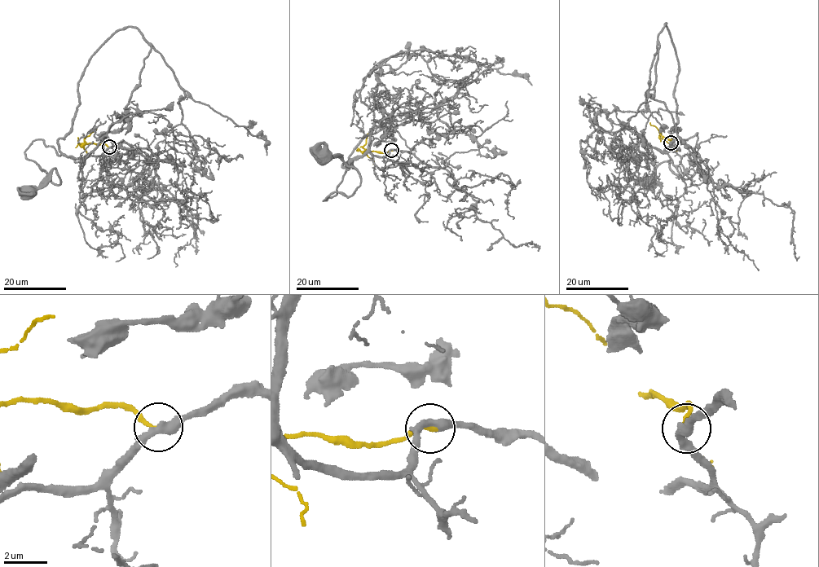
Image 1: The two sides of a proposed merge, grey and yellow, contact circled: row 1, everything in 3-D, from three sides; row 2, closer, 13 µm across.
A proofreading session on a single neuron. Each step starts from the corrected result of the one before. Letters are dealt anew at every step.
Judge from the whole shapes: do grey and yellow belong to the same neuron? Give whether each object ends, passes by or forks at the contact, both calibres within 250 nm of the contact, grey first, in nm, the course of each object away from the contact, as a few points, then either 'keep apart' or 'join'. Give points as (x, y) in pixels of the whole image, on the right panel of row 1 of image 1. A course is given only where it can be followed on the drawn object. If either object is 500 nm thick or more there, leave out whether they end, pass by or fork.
grey passes by; yellow ends there; 400 nm thick on the grey side, 240 nm on the other; grey runs (671, 142), (674, 151), (662, 151), (696, 133), (690, 156), (697, 167), (681, 178), (663, 161), (651, 182); yellow runs (671, 142), (671, 139), (665, 138), (649, 123); join

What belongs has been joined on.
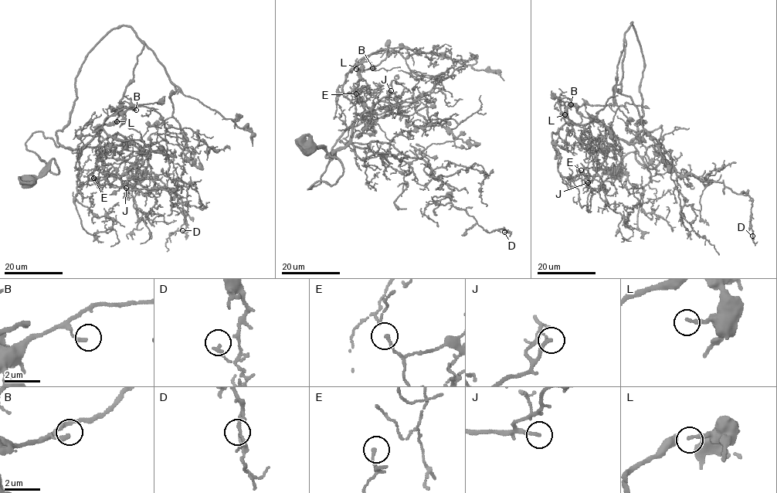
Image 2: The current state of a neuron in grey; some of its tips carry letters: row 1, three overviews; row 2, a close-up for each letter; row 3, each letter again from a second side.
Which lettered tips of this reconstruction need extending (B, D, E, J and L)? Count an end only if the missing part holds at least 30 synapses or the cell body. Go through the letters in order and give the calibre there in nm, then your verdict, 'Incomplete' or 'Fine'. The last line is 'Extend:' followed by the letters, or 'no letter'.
B: Thickness 190 nm. Fine
D: Thickness 150 nm. Fine
E: Thickness 110 nm. Fine
J: Thickness 180 nm. Incomplete
L: Thickness 200 nm. Fine
Extend: J

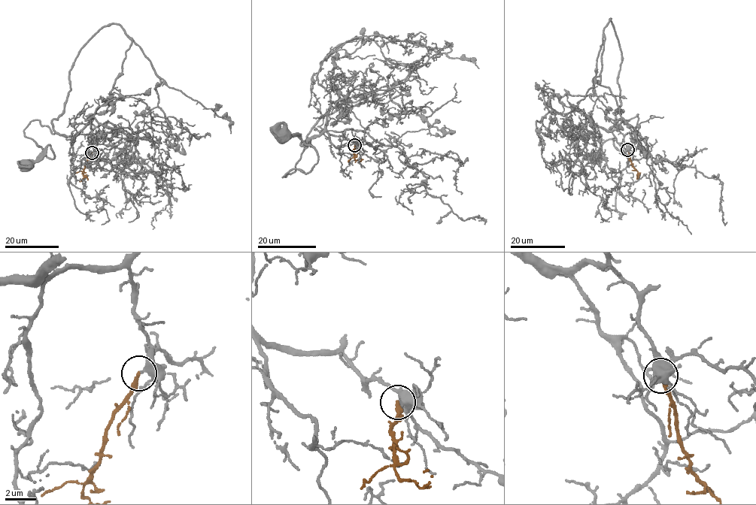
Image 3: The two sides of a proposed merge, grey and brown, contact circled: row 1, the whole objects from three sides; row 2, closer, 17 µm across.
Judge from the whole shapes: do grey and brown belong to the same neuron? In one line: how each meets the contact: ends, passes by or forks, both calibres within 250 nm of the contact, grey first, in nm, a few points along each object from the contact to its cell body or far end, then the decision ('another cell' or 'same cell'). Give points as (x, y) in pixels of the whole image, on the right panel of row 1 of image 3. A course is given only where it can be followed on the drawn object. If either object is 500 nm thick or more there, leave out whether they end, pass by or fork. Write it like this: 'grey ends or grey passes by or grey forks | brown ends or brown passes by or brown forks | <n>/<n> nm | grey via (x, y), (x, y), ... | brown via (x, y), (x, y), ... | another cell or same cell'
grey forks | brown ends | 280/240 nm | grey via (627, 149), (623, 135), (608, 131), (637, 115), (633, 152), (624, 153), (608, 139), (597, 157) | brown via (627, 149), (630, 162), (638, 172), (638, 179) | another cell

